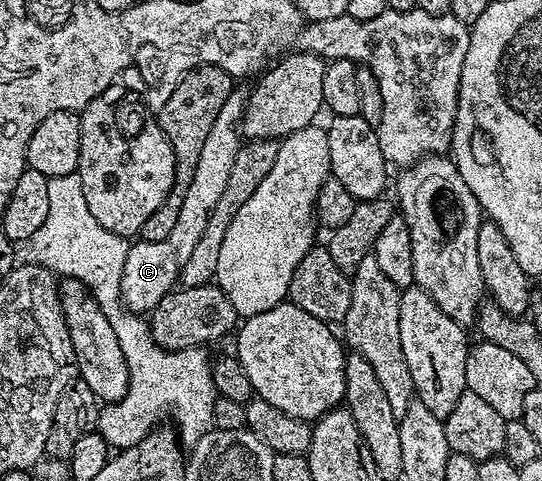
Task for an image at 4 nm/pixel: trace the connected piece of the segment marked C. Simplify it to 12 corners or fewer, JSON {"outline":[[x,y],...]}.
{"outline":[[232,87],[181,214],[127,250],[120,301],[150,314],[179,284],[229,182],[248,89]]}

